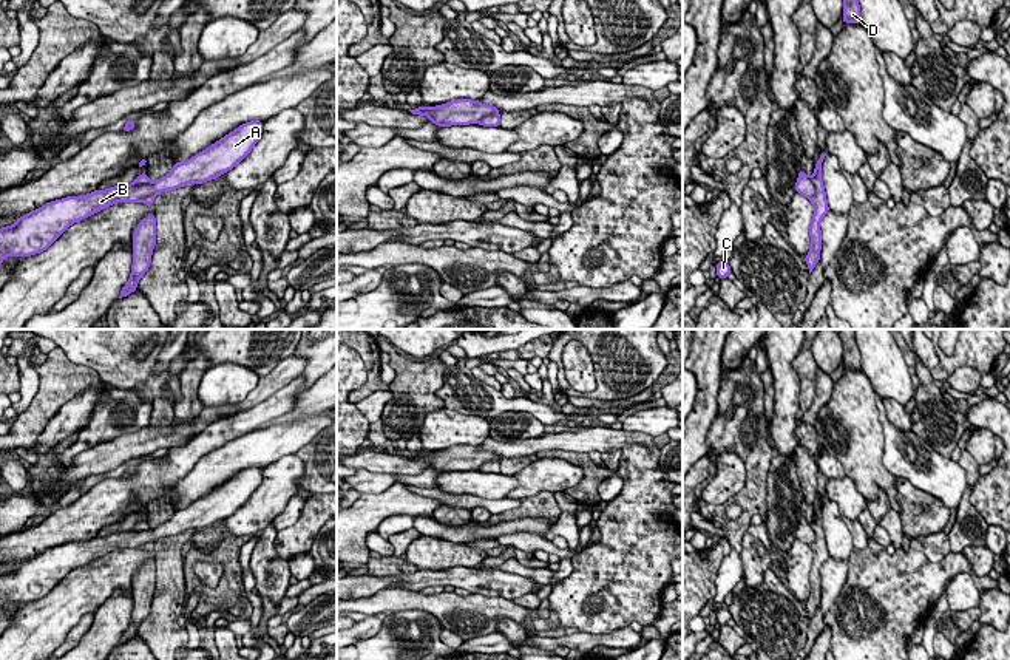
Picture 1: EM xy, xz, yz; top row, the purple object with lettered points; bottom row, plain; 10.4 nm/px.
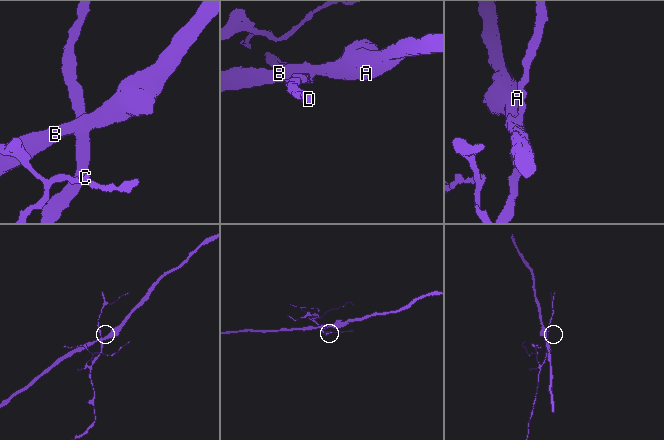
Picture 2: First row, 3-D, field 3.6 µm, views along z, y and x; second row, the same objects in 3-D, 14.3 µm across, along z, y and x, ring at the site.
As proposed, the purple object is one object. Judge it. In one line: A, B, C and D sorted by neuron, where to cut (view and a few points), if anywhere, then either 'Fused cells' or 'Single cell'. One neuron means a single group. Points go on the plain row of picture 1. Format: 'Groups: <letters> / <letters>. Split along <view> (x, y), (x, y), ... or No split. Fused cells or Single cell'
Groups: A B / C D. Split along yz (810, 524), (814, 532), (813, 544). Fused cells

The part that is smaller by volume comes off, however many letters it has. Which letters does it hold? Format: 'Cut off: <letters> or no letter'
Cut off: C, D

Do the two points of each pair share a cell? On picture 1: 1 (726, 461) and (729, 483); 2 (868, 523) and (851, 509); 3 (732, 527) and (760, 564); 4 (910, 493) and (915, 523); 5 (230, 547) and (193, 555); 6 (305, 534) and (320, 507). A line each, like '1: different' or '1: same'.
1: same
2: different
3: different
4: same
5: same
6: same

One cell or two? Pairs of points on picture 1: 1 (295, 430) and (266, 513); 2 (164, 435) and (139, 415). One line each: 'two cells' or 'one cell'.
1: two cells
2: two cells

